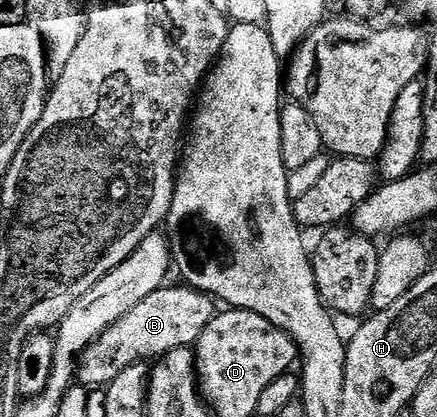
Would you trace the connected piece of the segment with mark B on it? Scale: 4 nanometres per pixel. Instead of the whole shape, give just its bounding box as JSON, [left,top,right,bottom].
[76,285,218,389]

